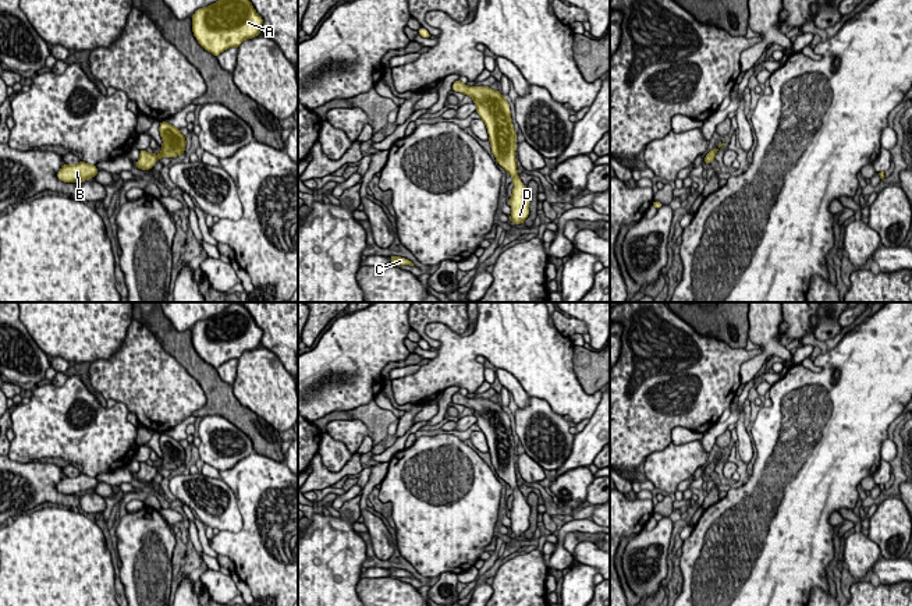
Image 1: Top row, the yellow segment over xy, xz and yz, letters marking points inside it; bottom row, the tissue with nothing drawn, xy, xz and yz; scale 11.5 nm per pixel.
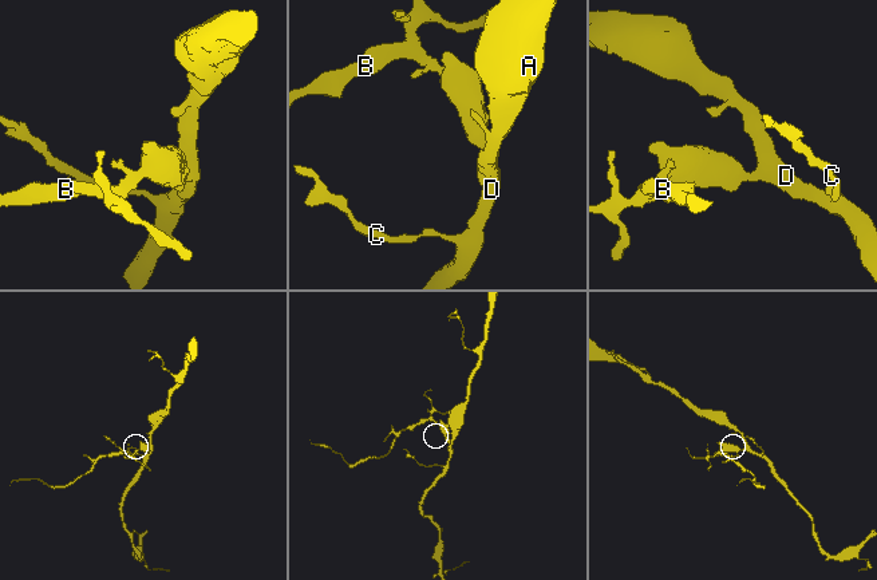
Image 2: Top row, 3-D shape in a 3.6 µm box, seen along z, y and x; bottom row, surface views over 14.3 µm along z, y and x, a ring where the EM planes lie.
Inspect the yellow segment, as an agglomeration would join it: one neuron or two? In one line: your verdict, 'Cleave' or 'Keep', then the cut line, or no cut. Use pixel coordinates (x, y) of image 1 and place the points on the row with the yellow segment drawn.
Keep. No split

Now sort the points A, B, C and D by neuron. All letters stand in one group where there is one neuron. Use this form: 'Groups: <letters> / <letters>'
Groups: A B C D

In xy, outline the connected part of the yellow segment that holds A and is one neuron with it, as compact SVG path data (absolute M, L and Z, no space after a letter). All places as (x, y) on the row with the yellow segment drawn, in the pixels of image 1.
M220 0L196 10L191 20L198 43L216 57L258 36L263 24L249 0Z

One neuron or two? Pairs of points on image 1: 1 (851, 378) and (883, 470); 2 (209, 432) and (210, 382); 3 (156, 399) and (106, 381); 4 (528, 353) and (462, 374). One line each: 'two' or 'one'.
1: two
2: two
3: one
4: one

